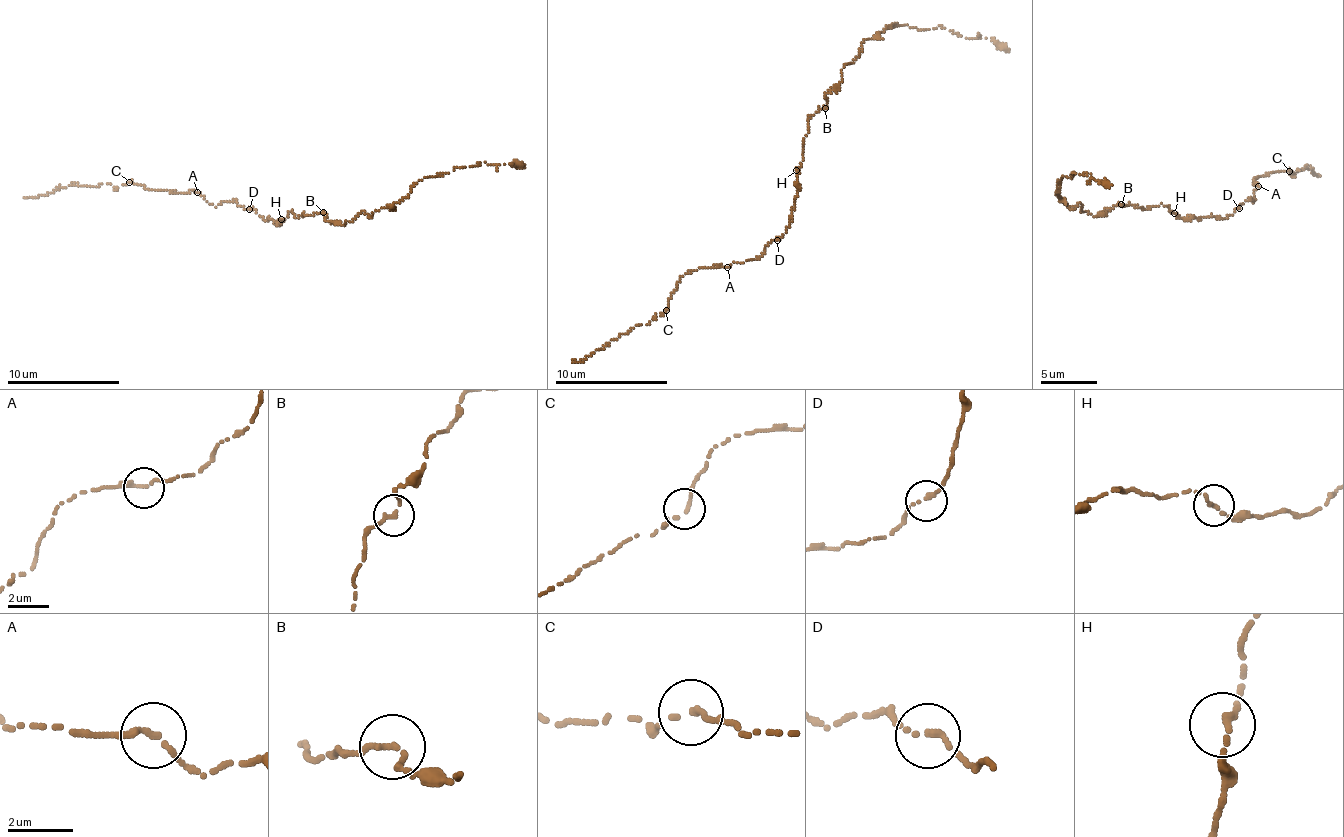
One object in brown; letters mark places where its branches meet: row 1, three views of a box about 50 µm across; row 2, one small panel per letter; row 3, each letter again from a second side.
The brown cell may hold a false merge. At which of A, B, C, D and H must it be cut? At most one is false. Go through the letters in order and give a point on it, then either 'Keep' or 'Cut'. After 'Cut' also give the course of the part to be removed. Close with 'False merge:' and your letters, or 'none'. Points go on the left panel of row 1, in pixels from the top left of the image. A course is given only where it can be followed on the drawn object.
A: Place: (197, 192). Keep
B: Place: (323, 212). Keep
C: Place: (129, 182). Keep
D: Place: (249, 209). Keep
H: Place: (281, 219). Keep
False merge: none

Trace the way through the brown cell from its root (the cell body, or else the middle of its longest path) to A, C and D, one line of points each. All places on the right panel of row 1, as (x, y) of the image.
A: (1174, 213), (1182, 218), (1227, 218), (1245, 201), (1254, 198), (1253, 203), (1258, 186)
C: (1174, 213), (1182, 218), (1227, 218), (1245, 201), (1255, 200), (1258, 186), (1254, 178), (1289, 171)
D: (1174, 213), (1182, 218), (1227, 218), (1239, 208)

